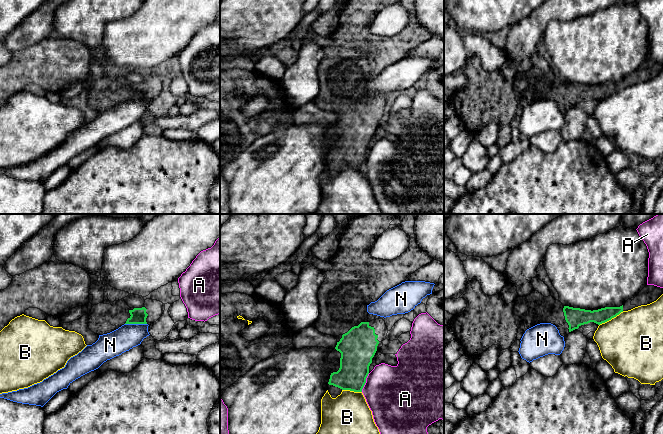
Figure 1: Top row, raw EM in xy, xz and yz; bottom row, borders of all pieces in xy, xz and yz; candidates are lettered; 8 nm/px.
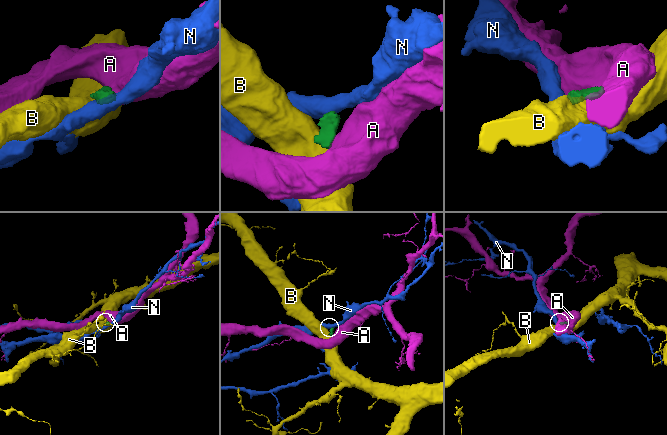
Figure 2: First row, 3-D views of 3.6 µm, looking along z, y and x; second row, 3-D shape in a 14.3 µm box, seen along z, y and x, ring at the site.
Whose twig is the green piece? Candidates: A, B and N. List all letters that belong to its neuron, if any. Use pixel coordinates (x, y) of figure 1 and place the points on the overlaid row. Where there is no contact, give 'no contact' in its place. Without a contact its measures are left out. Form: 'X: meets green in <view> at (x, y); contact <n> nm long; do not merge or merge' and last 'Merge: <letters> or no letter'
A: meets green in xz at (365, 382); contact 170 nm long; do not merge
B: meets green in yz at (611, 318); contact 240 nm long; do not merge
N: meets green in xy at (136, 323); contact 180 nm long; do not merge
Merge: no letter

